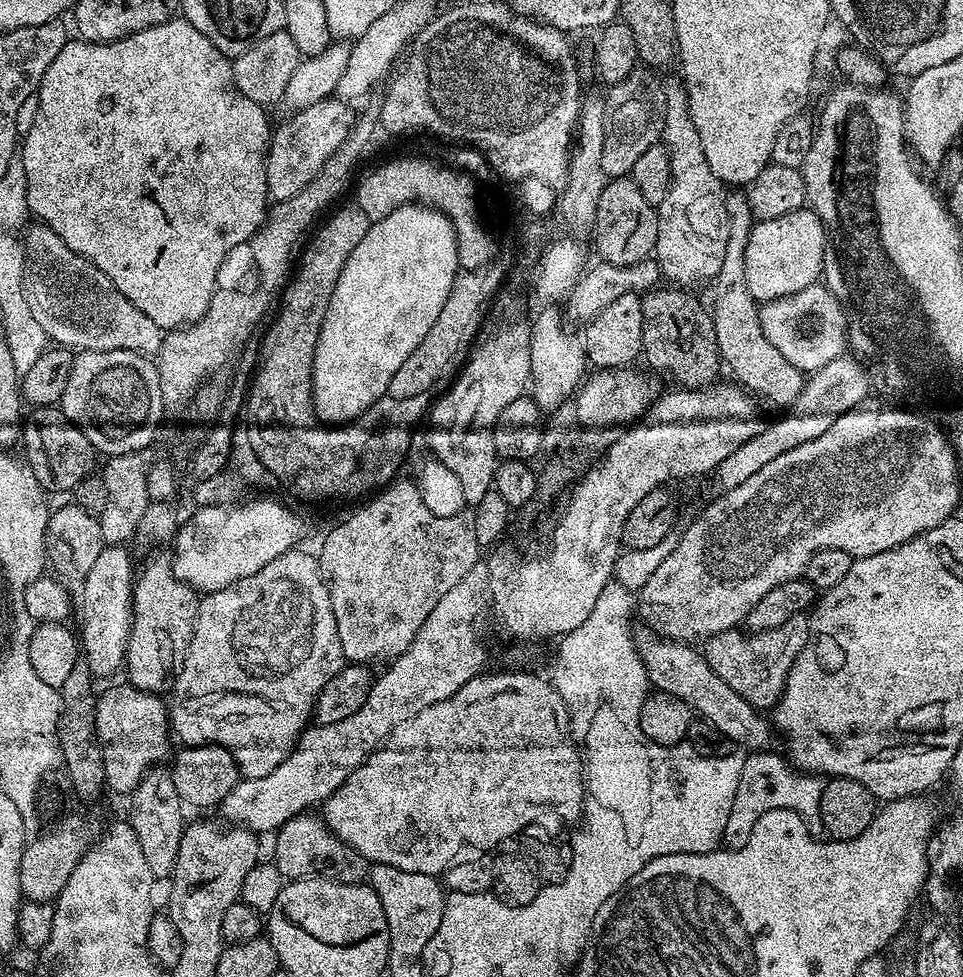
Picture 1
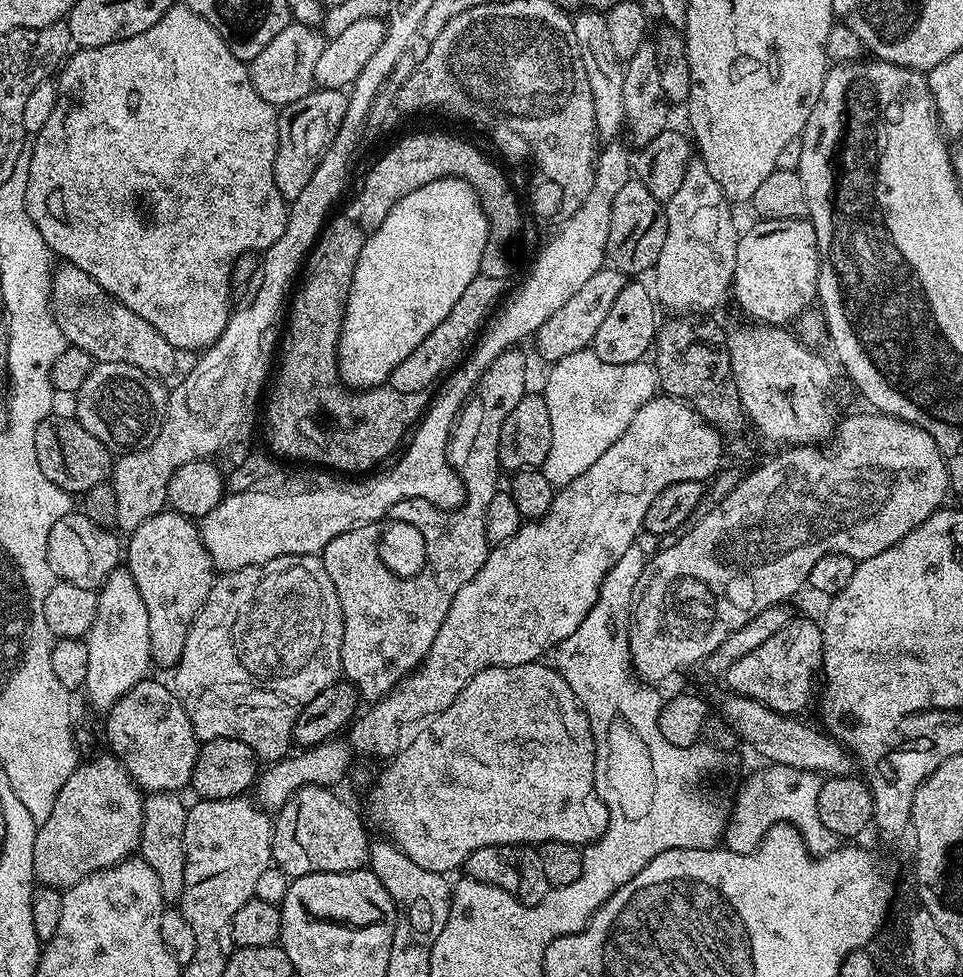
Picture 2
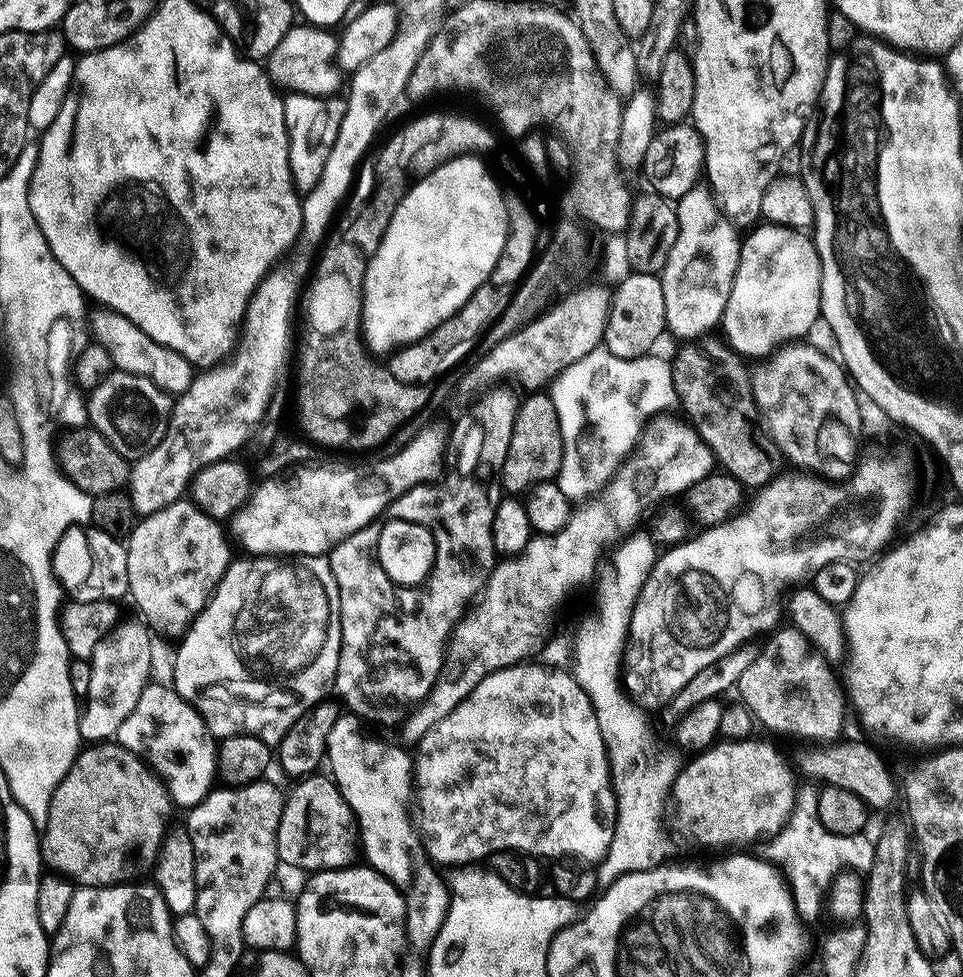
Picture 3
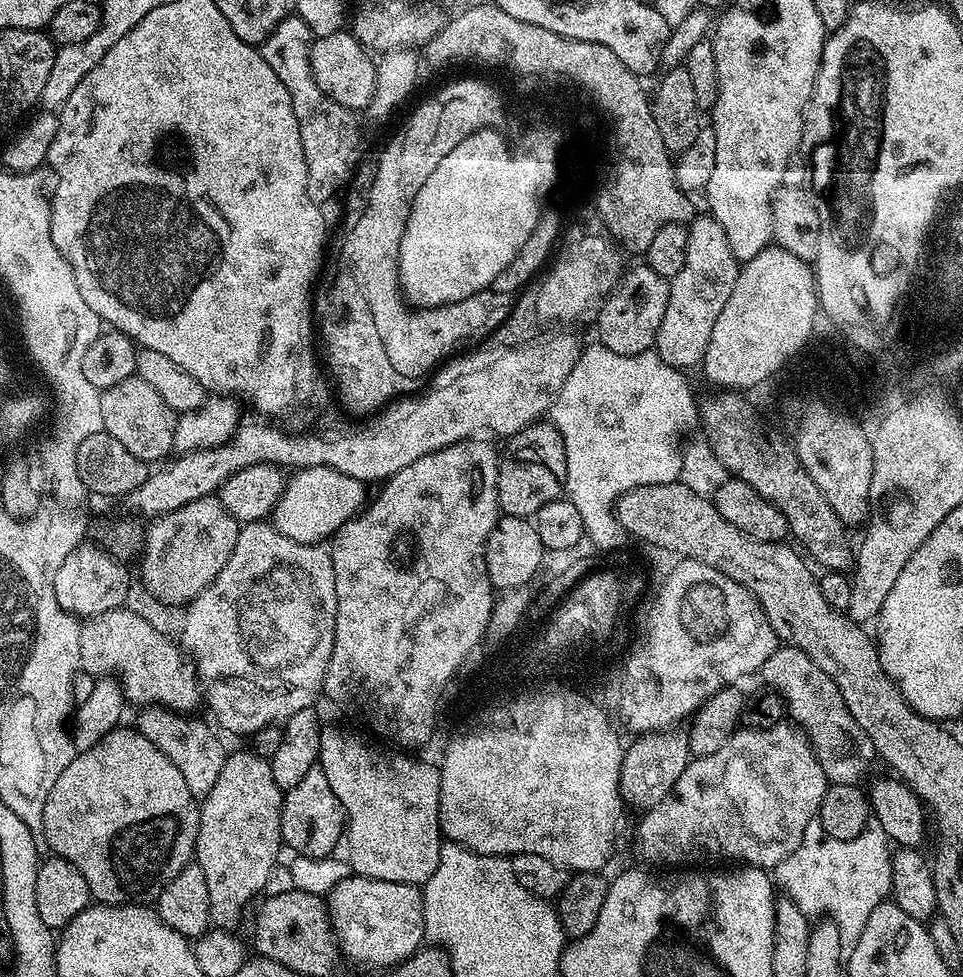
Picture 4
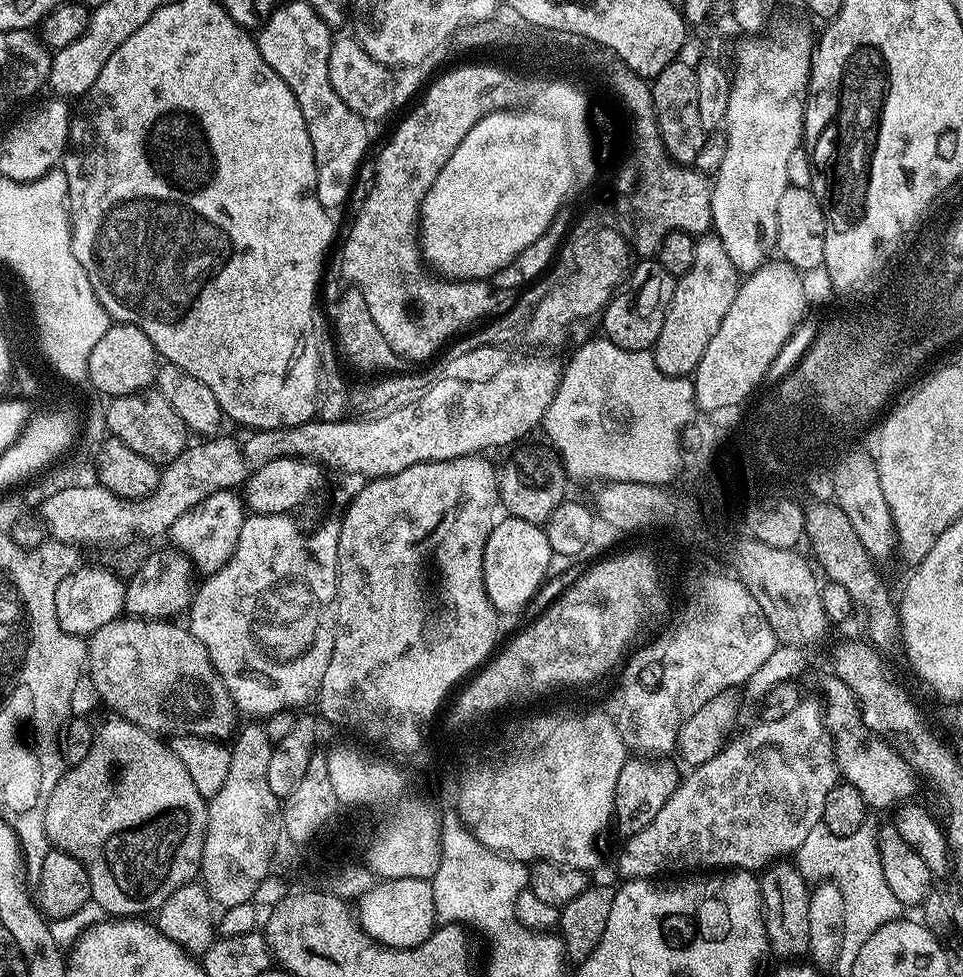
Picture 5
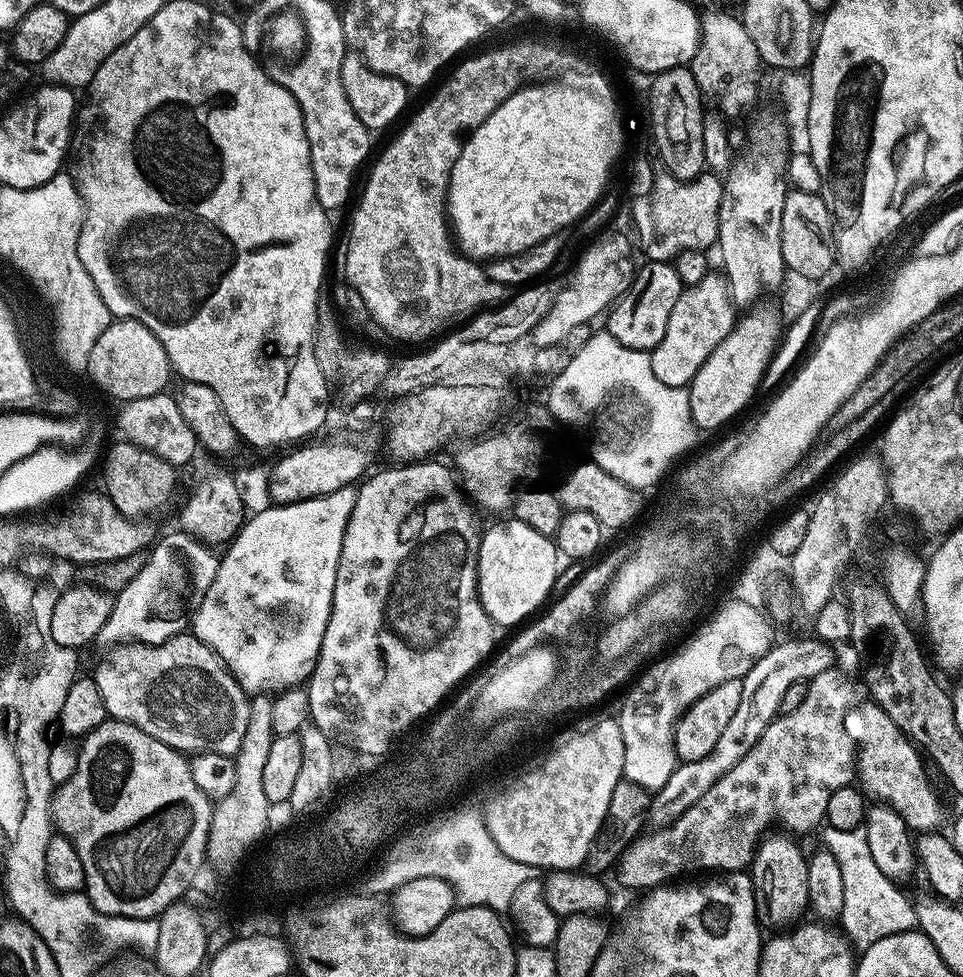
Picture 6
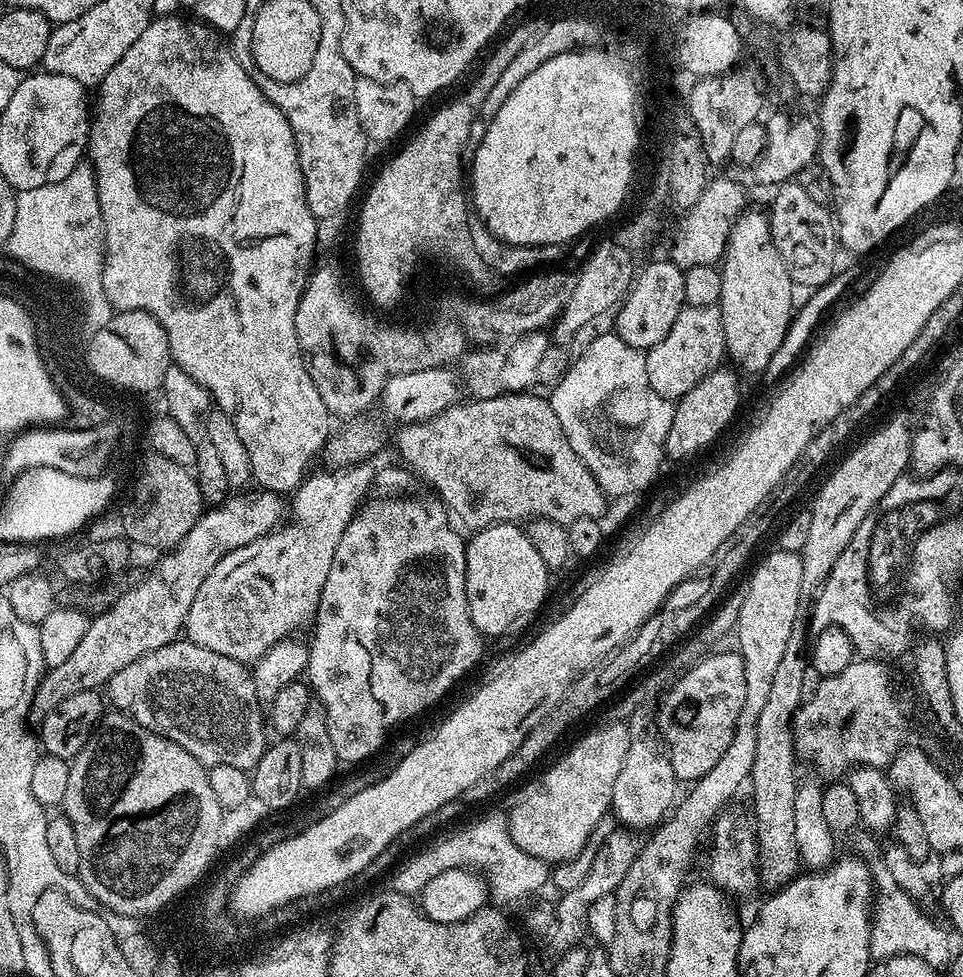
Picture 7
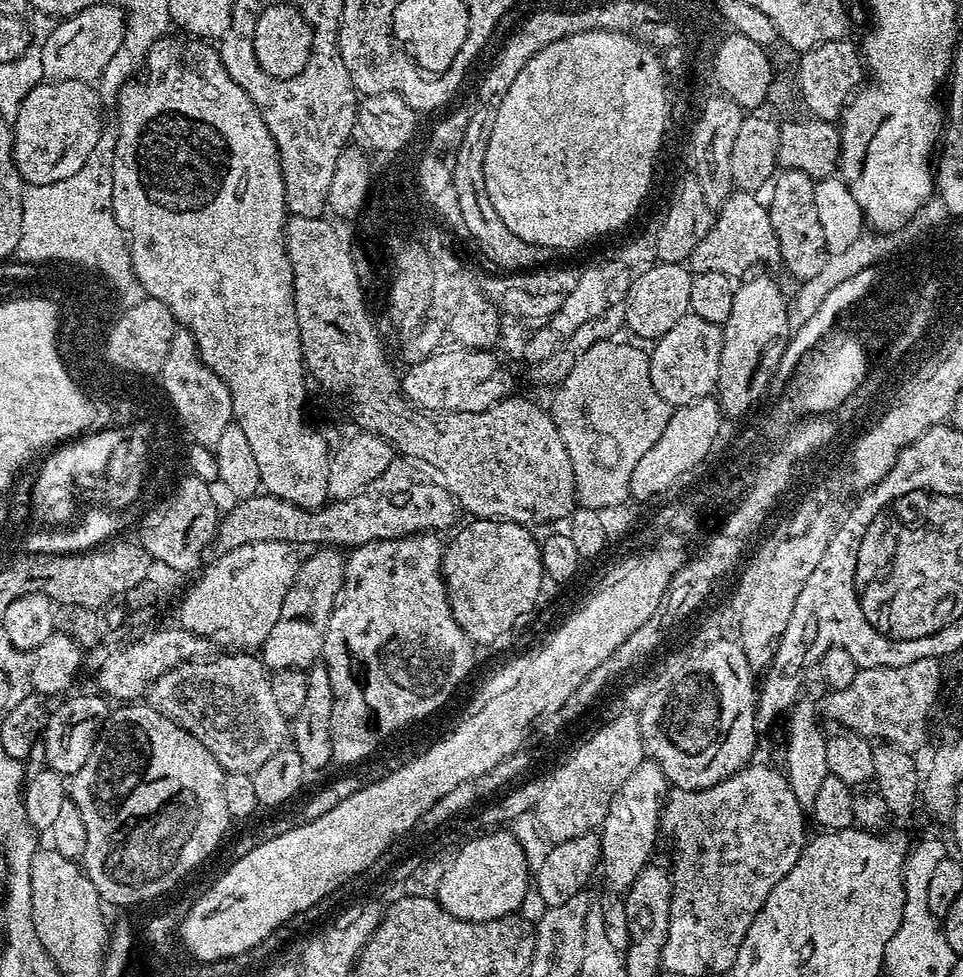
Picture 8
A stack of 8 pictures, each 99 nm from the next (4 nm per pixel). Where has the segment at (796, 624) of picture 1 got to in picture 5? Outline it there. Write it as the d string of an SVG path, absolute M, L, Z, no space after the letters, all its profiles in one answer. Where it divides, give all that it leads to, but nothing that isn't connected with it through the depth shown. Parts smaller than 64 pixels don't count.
M829 680L826 723L836 745L836 764L841 777L858 789L869 809L895 809L911 801L912 791L916 788L916 780L918 781L917 773L885 737L879 736L864 725L864 719L860 717L860 705L856 703L856 695L852 693L852 688L841 680Z

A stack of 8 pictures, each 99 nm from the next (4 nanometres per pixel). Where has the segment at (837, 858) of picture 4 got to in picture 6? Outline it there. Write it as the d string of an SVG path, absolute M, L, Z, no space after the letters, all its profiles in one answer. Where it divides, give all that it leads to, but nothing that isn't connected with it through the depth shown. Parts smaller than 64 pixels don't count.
M825 827L823 831L823 847L829 848L834 858L838 858L838 866L842 870L844 905L838 920L839 923L844 923L842 930L849 941L857 949L865 950L879 939L913 931L917 927L913 901L904 897L901 885L897 881L886 878L886 874L878 870L874 858L870 858L870 846L866 846L863 827L854 830L834 830Z

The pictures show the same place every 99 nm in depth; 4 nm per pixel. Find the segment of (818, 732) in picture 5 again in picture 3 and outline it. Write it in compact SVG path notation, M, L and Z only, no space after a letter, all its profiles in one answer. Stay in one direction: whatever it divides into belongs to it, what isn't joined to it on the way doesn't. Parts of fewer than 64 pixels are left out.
M749 738L747 740L724 740L717 742L712 747L706 749L704 752L693 755L692 760L685 768L681 767L677 771L676 779L672 782L670 789L670 810L672 806L672 824L689 840L692 844L701 844L704 848L728 848L724 850L740 850L743 844L752 844L755 840L759 842L767 841L773 838L782 831L791 817L791 812L795 808L796 793L798 791L798 784L796 784L796 776L798 777L797 769L771 744L768 740L756 740L757 738Z

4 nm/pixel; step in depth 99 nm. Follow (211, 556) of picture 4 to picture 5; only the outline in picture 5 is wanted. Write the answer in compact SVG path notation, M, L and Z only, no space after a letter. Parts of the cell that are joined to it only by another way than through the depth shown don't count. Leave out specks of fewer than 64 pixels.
M218 490L198 502L178 522L174 522L170 539L179 551L185 552L197 573L211 574L217 572L234 554L238 546L238 534L242 534L242 526L246 519L245 501L230 490Z

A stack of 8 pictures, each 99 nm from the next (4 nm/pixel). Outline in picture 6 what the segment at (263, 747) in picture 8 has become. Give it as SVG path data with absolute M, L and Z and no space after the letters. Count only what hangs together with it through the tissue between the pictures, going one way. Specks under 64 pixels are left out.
M181 634L161 644L117 644L105 656L108 657L94 671L94 679L111 719L130 722L138 726L138 730L158 738L158 742L166 742L166 746L177 752L209 752L235 757L246 735L246 725L250 722L250 696L218 659L216 652L206 647L198 637Z

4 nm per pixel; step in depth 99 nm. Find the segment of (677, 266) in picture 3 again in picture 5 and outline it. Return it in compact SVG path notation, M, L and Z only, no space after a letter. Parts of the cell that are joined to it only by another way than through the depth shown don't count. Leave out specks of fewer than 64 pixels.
M714 234L701 235L696 240L694 266L677 279L674 298L670 298L670 306L666 310L666 322L662 322L662 334L658 334L651 349L654 362L664 376L688 378L695 373L706 346L710 346L710 338L718 334L722 318L726 318L726 310L730 310L741 283L741 273L736 271L734 262L730 262L726 246L722 246Z

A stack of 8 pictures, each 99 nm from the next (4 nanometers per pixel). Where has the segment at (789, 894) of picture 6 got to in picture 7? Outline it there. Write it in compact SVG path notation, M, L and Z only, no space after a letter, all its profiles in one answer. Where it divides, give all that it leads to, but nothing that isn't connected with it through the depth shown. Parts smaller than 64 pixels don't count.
M796 652L782 654L781 661L772 671L770 690L766 693L766 706L758 716L757 752L754 754L750 777L752 796L756 799L756 847L758 849L758 880L761 885L783 886L795 880L801 871L800 851L794 838L794 794L798 775L794 770L794 741L792 739L792 717L802 707L802 681L800 668L810 664L800 664Z

